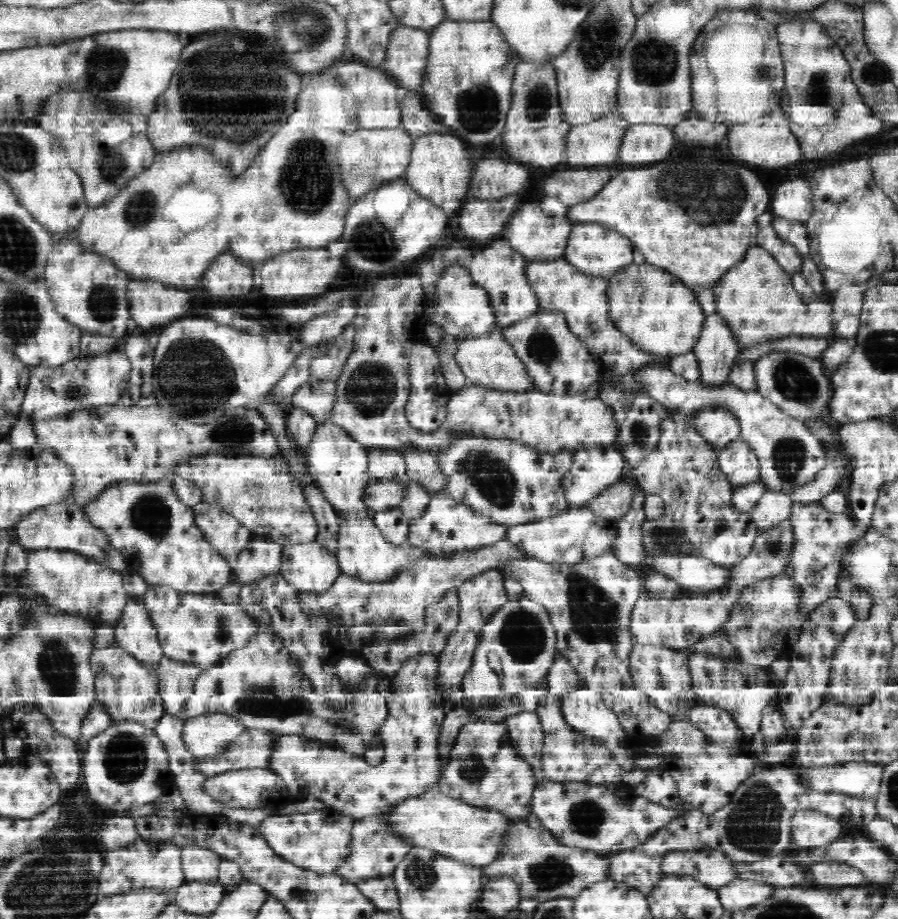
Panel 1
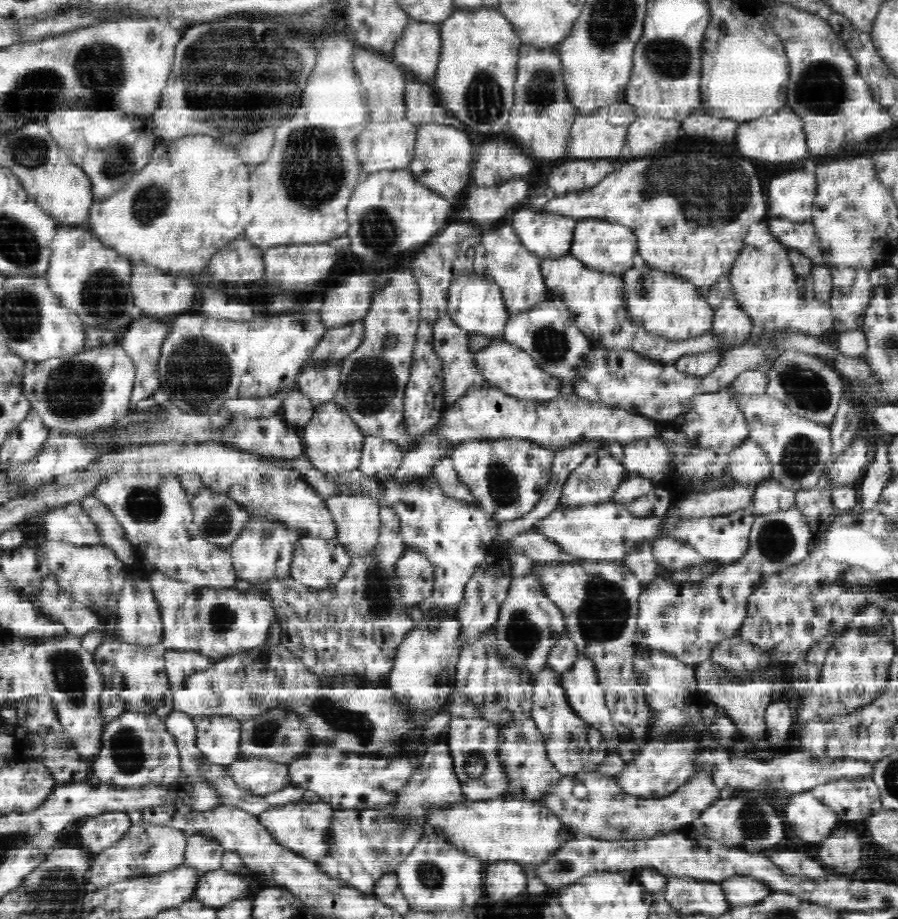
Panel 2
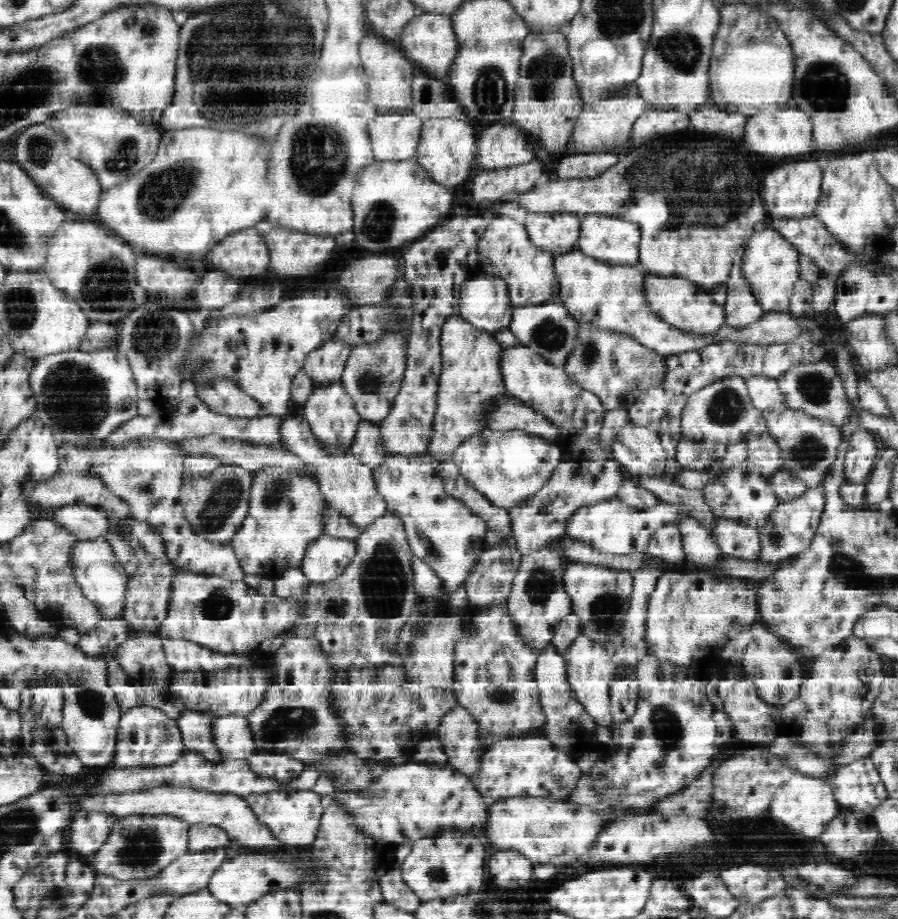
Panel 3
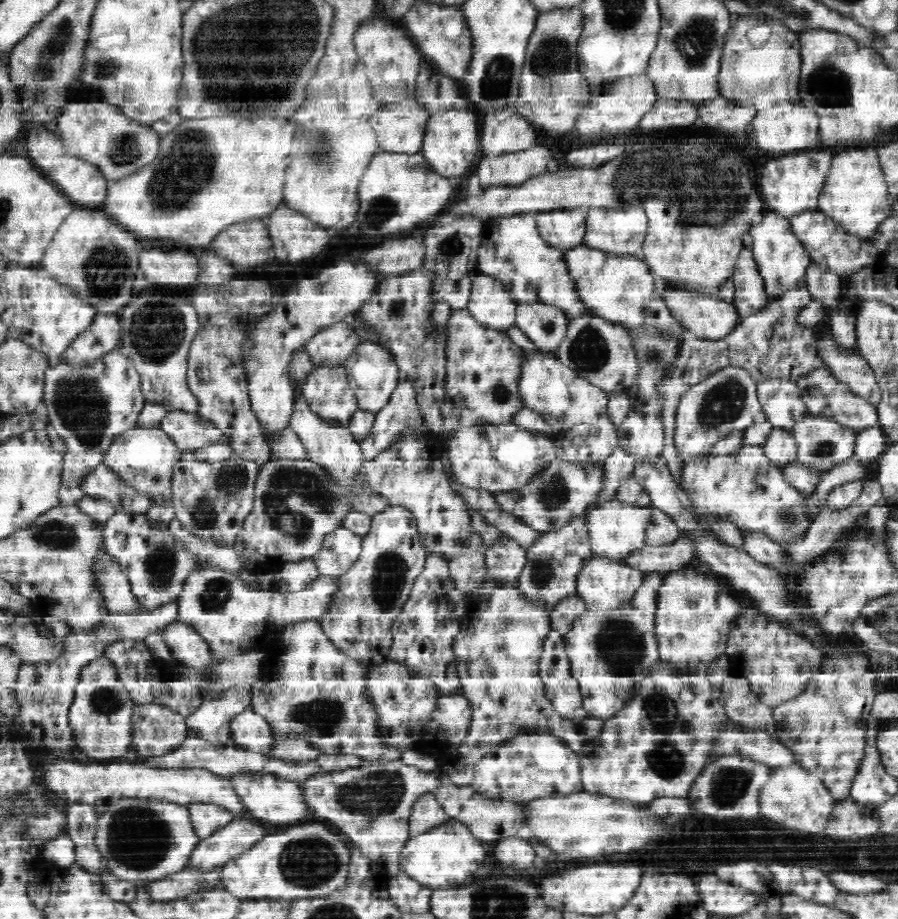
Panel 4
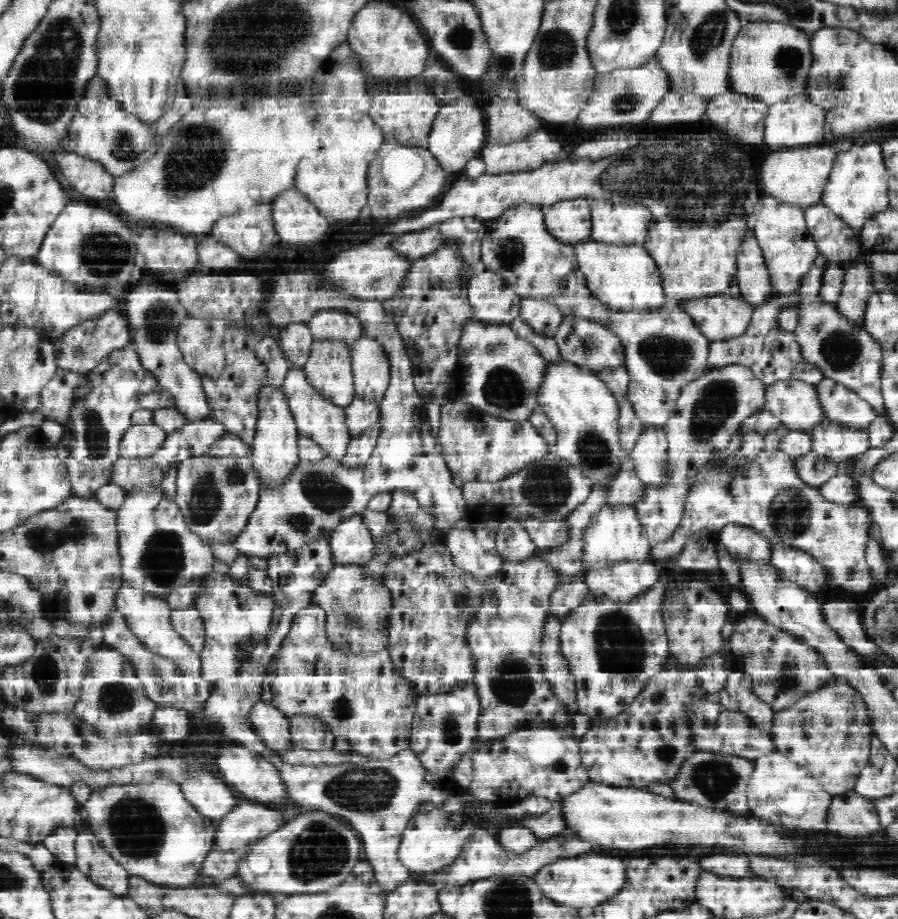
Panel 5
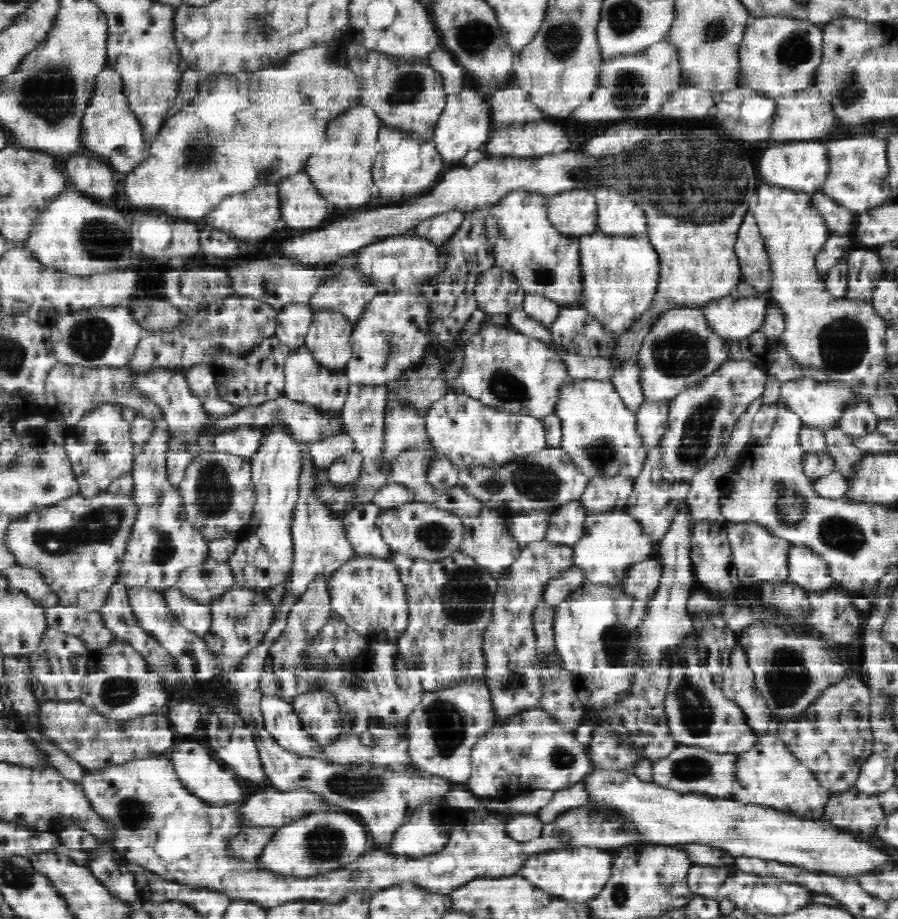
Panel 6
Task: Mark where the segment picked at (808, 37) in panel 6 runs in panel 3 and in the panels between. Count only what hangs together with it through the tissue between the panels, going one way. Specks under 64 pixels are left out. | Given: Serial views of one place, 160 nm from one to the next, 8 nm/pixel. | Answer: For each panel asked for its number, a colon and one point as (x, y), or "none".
3: (760, 72)
4: (771, 72)
5: (770, 60)

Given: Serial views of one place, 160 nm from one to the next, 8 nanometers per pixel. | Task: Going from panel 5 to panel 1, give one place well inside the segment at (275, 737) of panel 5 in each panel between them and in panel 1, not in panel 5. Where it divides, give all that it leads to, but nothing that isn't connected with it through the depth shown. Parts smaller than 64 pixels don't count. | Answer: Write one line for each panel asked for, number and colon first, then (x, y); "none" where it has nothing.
1: (210, 735)
2: (219, 737)
3: (234, 736)
4: (252, 730)

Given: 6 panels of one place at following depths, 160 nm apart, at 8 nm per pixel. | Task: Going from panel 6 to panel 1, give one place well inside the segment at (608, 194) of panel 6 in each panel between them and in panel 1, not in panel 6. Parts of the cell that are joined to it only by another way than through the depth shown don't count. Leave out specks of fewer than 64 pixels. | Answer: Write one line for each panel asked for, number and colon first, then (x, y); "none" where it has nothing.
1: (597, 251)
2: (603, 245)
3: (613, 239)
4: (620, 231)
5: (612, 221)

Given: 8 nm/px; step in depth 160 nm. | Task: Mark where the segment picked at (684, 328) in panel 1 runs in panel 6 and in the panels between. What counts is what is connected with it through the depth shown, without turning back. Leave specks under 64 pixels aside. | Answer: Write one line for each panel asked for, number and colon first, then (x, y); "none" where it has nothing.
2: (668, 305)
3: (675, 300)
4: (709, 317)
5: (720, 317)
6: (733, 317)

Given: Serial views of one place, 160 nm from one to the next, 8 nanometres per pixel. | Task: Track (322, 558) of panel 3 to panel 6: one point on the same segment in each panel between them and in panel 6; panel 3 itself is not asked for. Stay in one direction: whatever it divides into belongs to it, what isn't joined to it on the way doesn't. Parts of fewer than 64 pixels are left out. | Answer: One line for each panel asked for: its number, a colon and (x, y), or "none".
4: (343, 546)
5: (352, 542)
6: (362, 523)

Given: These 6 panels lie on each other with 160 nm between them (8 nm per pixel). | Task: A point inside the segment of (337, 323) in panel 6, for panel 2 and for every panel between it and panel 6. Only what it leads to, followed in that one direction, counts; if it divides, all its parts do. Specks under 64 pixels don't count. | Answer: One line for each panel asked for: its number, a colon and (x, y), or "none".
2: (332, 439)
3: (330, 409)
4: (327, 390)
5: (328, 365)

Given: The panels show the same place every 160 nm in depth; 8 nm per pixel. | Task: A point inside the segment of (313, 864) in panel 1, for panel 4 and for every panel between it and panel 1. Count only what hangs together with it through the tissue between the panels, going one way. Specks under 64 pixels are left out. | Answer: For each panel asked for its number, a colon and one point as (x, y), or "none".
2: (303, 827)
3: (292, 814)
4: (277, 800)

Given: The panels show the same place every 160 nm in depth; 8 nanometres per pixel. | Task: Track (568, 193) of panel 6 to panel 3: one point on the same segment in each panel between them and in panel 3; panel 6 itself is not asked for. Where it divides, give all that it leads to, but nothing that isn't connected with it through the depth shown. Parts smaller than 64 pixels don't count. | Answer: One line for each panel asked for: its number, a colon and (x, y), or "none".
3: (558, 233)
4: (566, 227)
5: (569, 220)

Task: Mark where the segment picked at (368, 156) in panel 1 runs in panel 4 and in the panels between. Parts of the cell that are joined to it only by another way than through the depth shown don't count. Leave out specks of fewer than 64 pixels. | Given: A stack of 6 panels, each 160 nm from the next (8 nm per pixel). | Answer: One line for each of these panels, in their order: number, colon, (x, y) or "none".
2: (390, 144)
3: (395, 135)
4: (401, 126)

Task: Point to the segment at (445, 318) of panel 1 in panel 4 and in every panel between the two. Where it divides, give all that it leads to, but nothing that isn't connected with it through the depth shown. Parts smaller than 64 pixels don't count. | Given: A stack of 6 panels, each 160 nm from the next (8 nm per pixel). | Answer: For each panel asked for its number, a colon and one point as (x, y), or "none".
2: (476, 304)
3: (485, 302)
4: (490, 304)

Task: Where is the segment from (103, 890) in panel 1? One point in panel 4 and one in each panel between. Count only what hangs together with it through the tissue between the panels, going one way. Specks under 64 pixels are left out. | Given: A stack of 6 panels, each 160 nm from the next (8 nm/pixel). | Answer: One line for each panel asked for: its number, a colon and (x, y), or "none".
2: (143, 851)
3: (139, 846)
4: (143, 840)

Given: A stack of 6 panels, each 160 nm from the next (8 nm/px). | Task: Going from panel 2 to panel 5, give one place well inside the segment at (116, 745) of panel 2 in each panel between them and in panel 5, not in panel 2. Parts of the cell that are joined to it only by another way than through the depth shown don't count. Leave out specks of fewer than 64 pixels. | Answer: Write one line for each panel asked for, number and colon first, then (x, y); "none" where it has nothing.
3: (147, 737)
4: (157, 730)
5: (172, 723)

